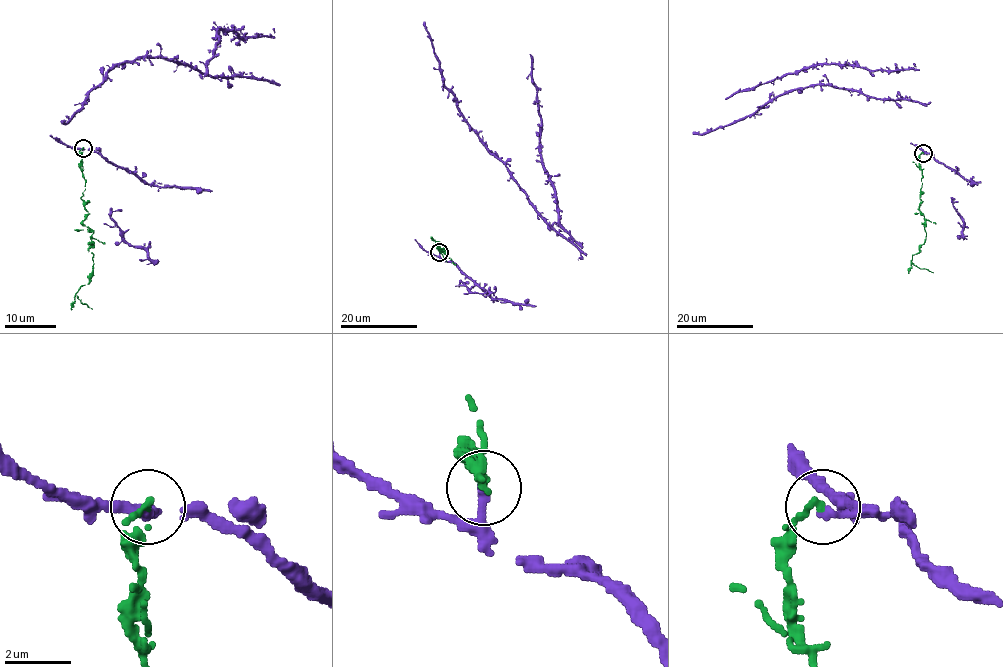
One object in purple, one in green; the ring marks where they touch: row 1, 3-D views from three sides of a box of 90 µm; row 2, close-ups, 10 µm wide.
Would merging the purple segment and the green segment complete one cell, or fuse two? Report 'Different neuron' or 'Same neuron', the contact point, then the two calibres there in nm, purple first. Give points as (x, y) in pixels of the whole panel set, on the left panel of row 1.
Different neuron. Place: (83, 148). Thickness 280 nm (purple) against 240 nm

